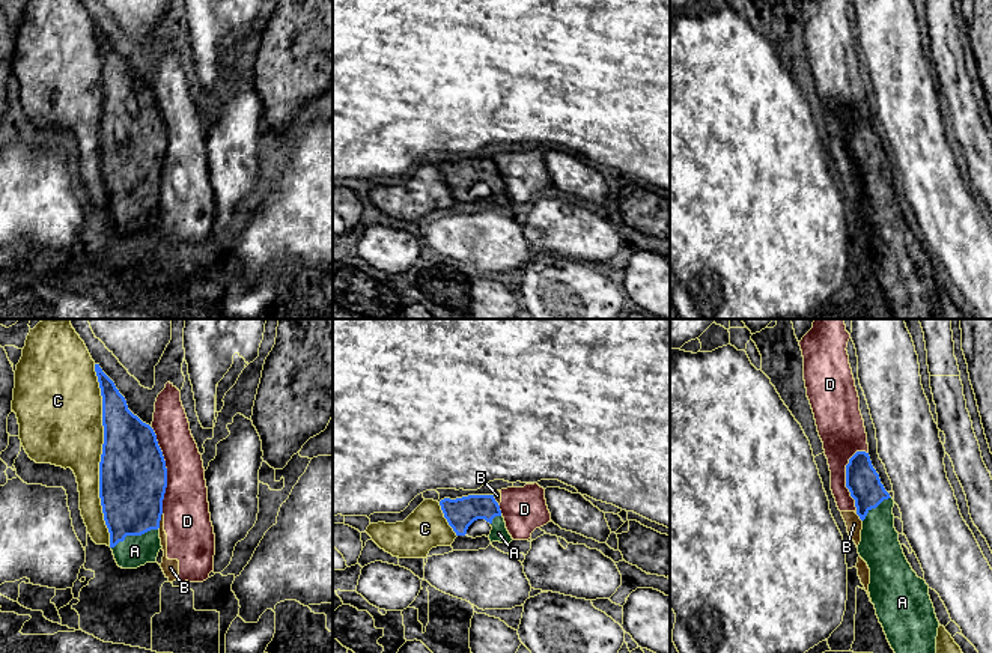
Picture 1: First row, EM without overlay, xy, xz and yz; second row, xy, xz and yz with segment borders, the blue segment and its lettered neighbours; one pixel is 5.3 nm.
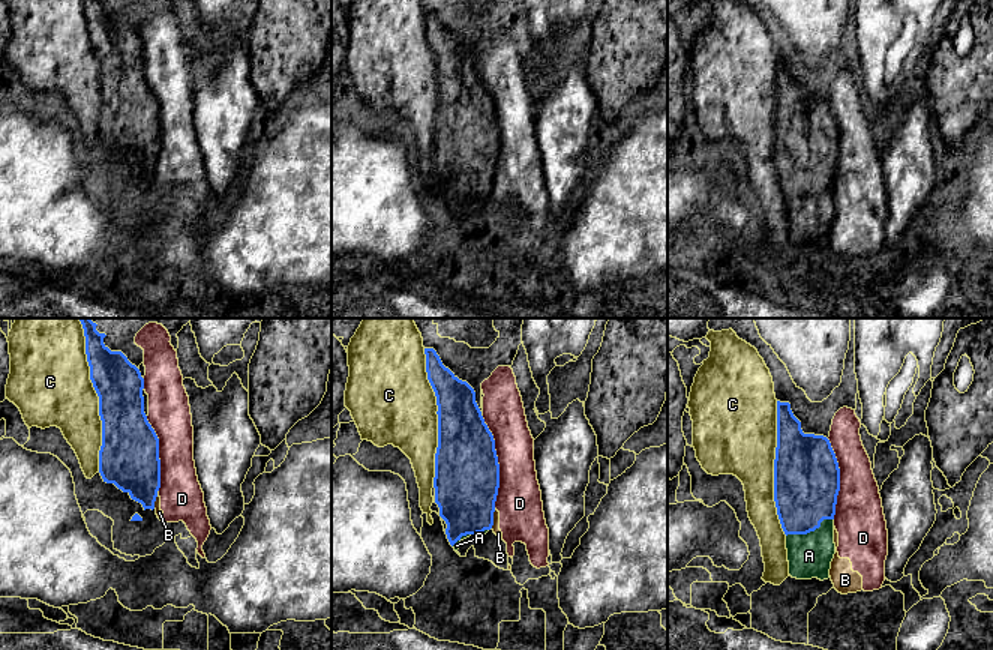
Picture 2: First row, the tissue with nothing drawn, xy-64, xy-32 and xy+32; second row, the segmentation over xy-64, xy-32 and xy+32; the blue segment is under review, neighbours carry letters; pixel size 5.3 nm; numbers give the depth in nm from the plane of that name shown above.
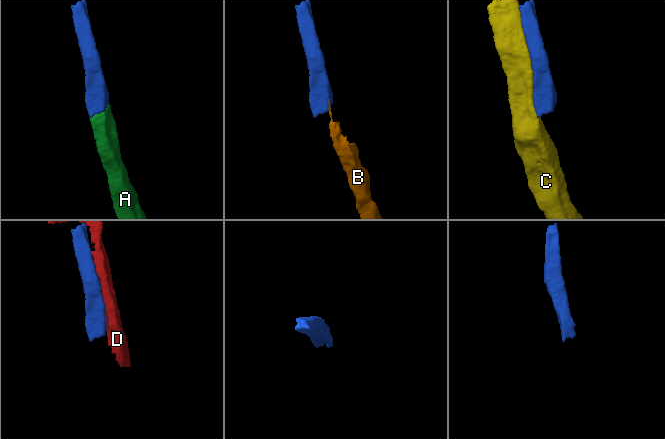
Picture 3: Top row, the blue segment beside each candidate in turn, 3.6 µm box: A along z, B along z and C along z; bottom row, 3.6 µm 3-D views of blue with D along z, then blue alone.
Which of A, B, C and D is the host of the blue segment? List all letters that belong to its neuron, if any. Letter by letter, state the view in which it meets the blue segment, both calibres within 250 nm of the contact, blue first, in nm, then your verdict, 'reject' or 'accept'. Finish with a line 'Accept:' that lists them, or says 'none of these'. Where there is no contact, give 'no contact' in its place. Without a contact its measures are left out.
A: meets blue in xy; 360 nm thick on the blue side, 170 nm on the other; accept
B: meets blue in xy; 360 nm thick on the blue side, 70 nm on the other; reject
C: meets blue in xy; 360 nm thick on the blue side, 420 nm on the other; reject
D: meets blue in xy; 360 nm thick on the blue side, 240 nm on the other; reject
Accept: A

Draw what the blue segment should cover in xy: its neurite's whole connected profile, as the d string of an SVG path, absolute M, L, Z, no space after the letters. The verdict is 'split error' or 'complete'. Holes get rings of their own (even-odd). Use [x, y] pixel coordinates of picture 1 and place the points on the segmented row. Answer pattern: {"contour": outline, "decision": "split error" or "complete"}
{"contour": "M95 364L101 396L104 444L99 462L99 498L110 533L110 548L122 569L157 563L161 546L160 521L167 487L167 468L154 429L134 415L114 382Z", "decision": "split error"}

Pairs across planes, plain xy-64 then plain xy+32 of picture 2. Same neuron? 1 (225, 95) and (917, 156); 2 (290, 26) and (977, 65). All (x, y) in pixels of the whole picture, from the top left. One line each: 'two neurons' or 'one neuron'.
1: one neuron
2: one neuron

